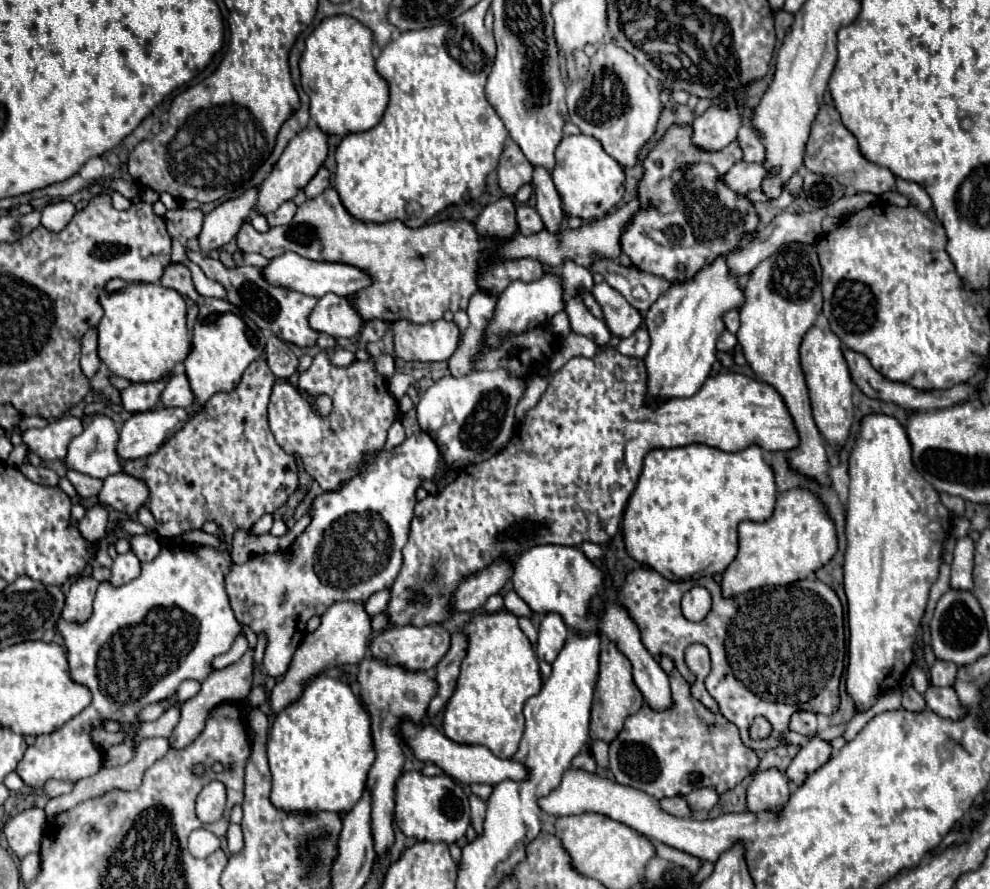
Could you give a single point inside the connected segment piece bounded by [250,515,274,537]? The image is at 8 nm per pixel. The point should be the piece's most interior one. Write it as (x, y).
(263, 526)

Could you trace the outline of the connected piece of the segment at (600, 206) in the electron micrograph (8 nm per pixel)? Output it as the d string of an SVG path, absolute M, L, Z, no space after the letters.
M582 133L564 137L558 143L552 181L562 199L562 211L568 217L600 219L620 203L624 193L624 169L604 151L598 139Z

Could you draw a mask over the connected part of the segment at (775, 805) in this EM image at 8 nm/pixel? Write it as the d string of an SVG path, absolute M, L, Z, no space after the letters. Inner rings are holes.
M776 767L758 771L746 789L748 809L754 813L764 809L778 811L788 801L788 795L788 777Z

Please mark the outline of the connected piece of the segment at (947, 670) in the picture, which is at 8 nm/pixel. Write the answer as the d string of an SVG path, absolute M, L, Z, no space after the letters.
M936 661L934 667L930 669L930 679L932 685L936 687L952 687L958 675L958 665L948 663L948 661Z

